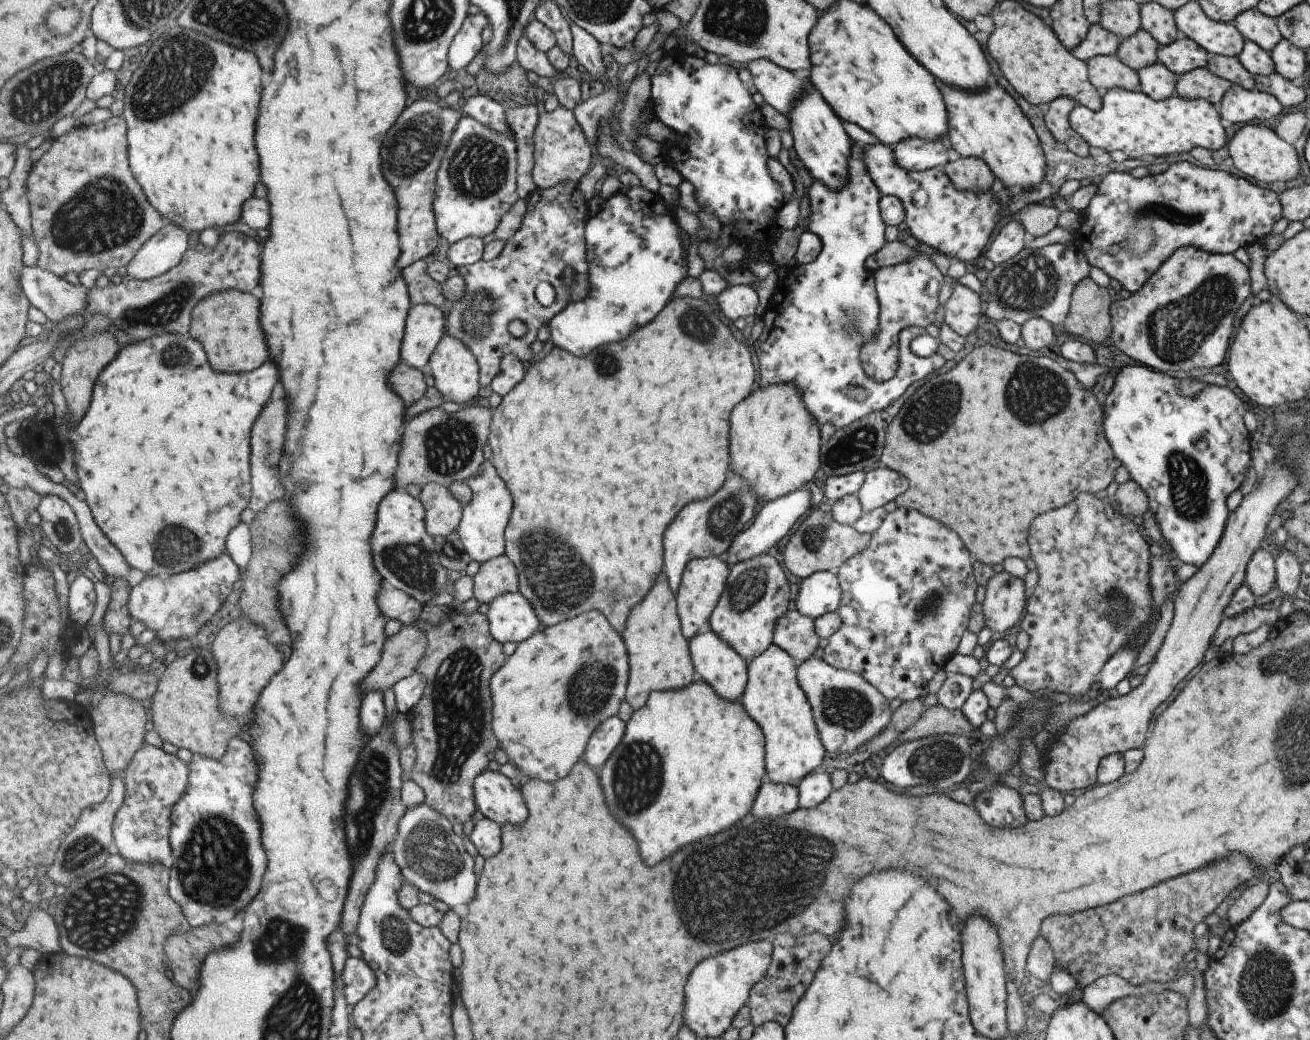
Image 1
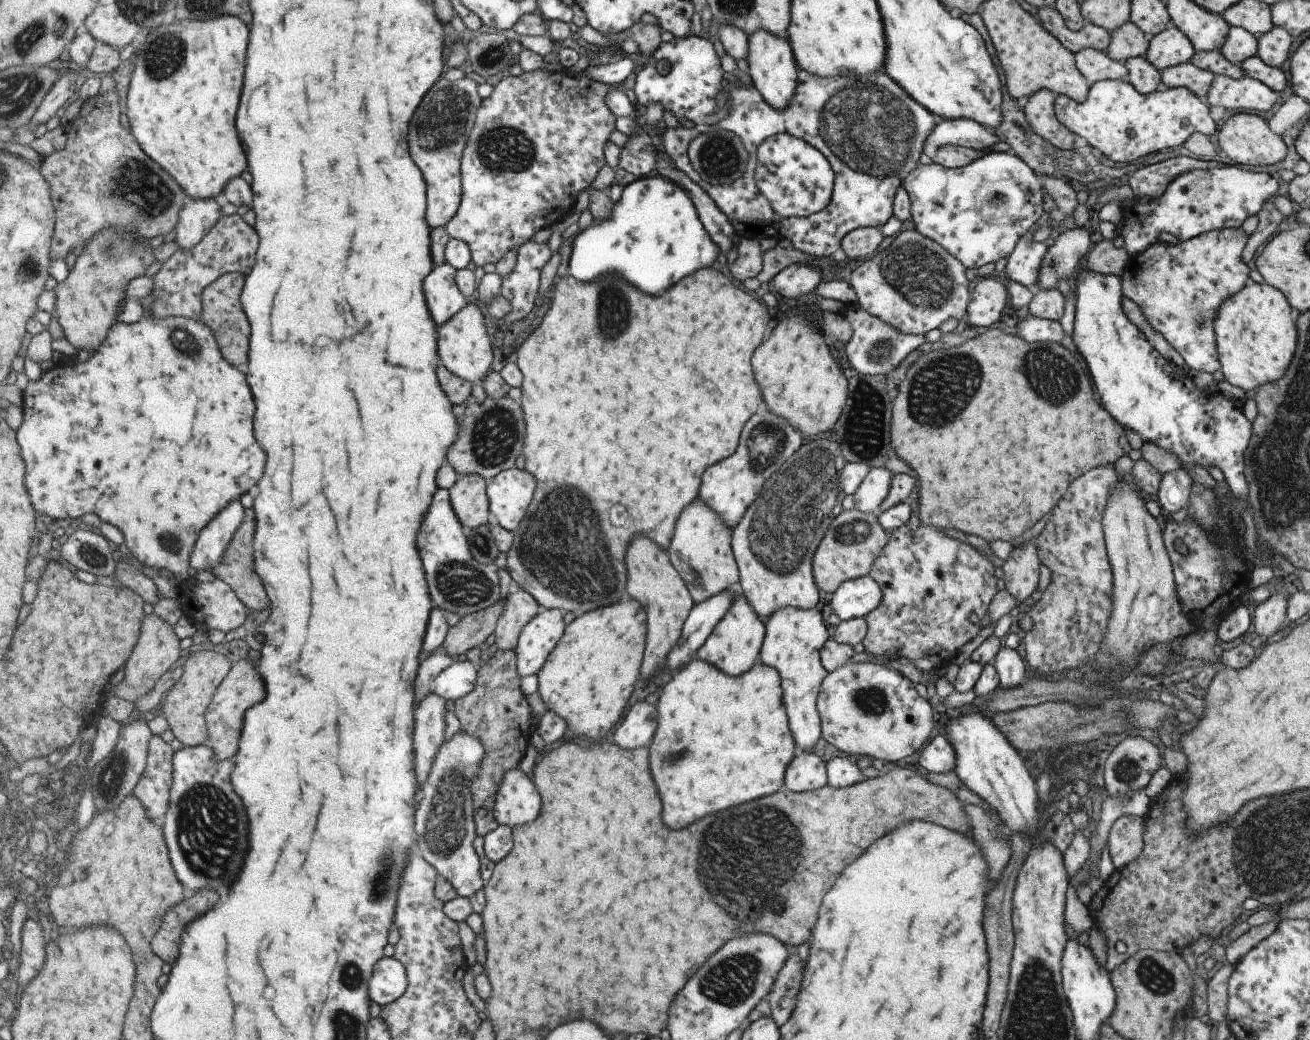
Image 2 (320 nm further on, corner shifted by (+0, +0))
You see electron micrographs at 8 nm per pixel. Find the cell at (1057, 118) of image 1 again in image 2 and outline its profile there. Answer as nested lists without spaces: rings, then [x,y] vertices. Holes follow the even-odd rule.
[[[1046,89],[1031,94],[1023,101],[1023,113],[1033,132],[1059,151],[1072,150],[1073,134],[1055,118],[1055,94]]]

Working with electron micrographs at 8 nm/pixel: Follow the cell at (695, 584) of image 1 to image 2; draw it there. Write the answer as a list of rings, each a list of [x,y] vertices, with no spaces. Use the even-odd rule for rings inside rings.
[[[697,497],[691,500],[691,504],[687,504],[679,514],[673,528],[667,556],[694,603],[707,600],[712,596],[712,592],[719,590],[723,592],[730,586],[736,587],[738,572],[729,544],[731,532],[731,528],[727,528],[723,520],[715,516],[715,512]]]

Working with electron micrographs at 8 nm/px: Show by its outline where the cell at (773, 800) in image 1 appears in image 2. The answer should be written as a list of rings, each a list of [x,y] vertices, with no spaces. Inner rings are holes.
[[[802,752],[789,760],[784,771],[784,792],[803,792],[803,790],[815,790],[826,782],[825,763],[819,756],[812,752]]]

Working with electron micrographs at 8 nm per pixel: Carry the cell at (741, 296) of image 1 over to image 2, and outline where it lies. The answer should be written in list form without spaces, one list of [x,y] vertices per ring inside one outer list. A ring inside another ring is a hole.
[[[791,264],[779,270],[769,282],[777,294],[787,299],[800,300],[803,295],[812,294],[821,282],[821,268],[807,264]]]

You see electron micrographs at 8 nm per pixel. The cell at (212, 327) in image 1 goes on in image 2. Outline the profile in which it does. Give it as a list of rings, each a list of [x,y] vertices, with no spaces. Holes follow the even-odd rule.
[[[241,272],[221,276],[214,284],[207,286],[202,292],[202,318],[203,324],[207,324],[215,334],[219,344],[223,344],[223,352],[227,352],[227,360],[235,366],[243,366],[249,360],[249,348],[251,348],[251,326],[247,322],[243,304],[241,304],[241,292],[245,288],[247,276]]]

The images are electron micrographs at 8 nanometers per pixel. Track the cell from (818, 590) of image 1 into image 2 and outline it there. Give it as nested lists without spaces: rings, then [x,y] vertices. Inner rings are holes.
[[[858,577],[841,582],[827,602],[832,610],[832,620],[847,621],[865,616],[881,600],[881,588],[869,577]]]

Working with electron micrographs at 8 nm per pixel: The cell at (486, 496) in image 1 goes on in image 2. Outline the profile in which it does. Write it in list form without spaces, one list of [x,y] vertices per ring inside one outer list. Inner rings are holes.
[[[511,468],[495,476],[487,486],[491,517],[507,531],[517,531],[530,512],[537,478],[519,468]]]

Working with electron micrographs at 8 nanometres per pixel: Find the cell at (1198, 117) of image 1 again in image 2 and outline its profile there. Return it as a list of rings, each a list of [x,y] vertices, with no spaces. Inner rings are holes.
[[[1106,79],[1095,82],[1080,103],[1064,95],[1057,95],[1053,102],[1055,118],[1073,135],[1087,141],[1110,165],[1126,165],[1153,153],[1172,150],[1181,146],[1193,133],[1209,137],[1216,125],[1209,116],[1208,106],[1199,102],[1187,88],[1160,87],[1154,92],[1138,94],[1125,80]]]

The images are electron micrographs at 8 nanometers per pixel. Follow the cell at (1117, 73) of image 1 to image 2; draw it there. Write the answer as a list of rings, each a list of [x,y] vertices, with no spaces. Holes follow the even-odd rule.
[[[1083,48],[1074,54],[1075,68],[1089,85],[1106,79],[1126,80],[1127,70],[1123,62],[1113,61],[1103,52]]]

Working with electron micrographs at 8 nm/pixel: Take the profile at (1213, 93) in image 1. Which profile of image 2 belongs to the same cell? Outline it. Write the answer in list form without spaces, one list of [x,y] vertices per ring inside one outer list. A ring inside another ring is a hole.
[[[1190,61],[1165,68],[1159,74],[1162,87],[1184,87],[1197,98],[1207,95],[1213,76],[1208,71],[1195,68]]]

